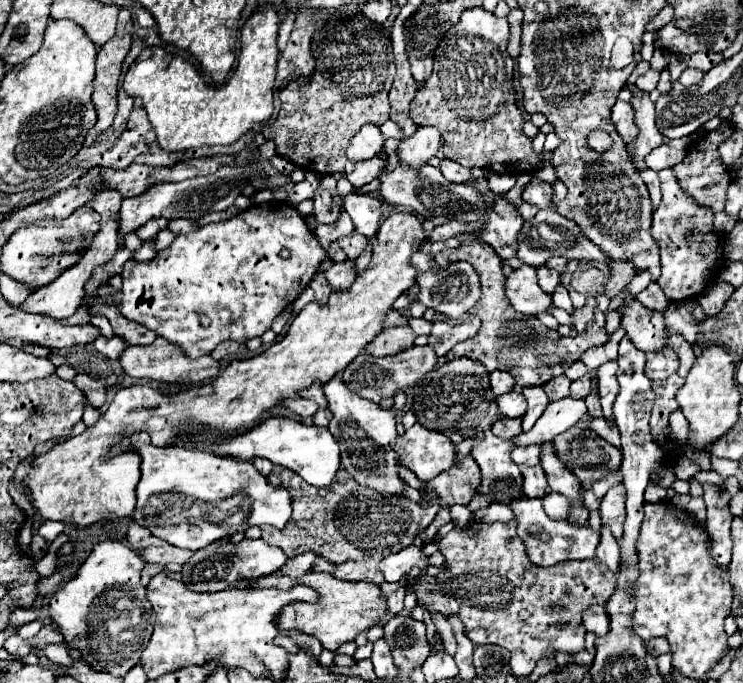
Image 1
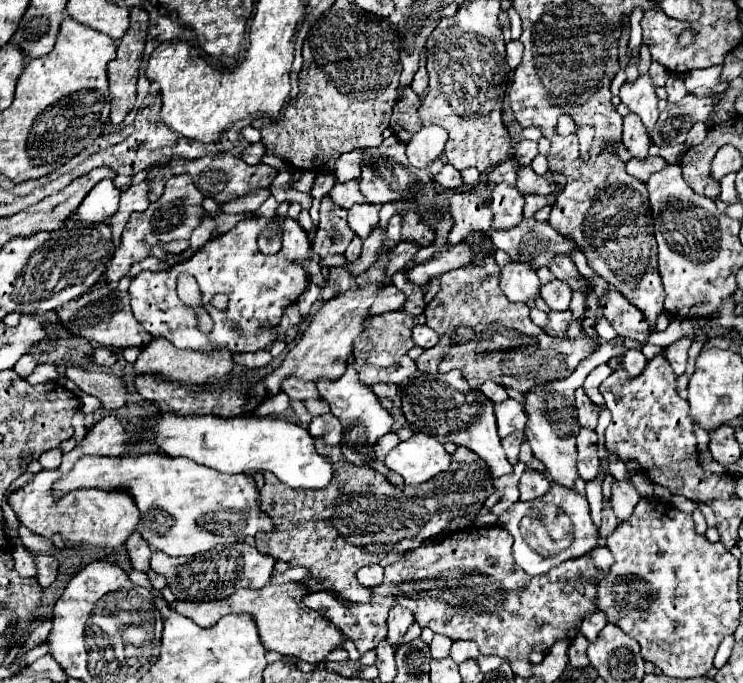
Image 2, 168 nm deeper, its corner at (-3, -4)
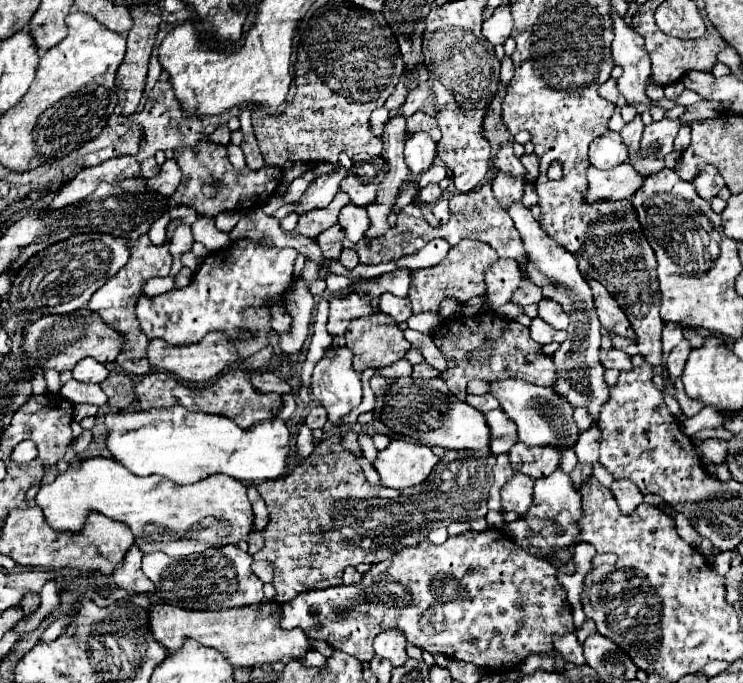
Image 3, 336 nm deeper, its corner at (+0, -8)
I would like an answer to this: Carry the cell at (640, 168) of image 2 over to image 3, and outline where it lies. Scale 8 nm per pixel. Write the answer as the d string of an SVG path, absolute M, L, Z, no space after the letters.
M623 162L611 170L599 170L589 166L587 170L589 188L585 192L587 202L605 200L605 198L631 198L635 190L643 184L643 176L635 172L635 168L629 162Z

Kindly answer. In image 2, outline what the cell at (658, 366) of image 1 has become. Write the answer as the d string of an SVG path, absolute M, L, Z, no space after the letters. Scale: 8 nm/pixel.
M684 336L684 338L680 338L680 340L678 340L678 342L674 342L674 344L670 344L670 346L664 350L666 360L670 362L670 366L672 366L672 370L674 370L674 374L676 374L676 376L684 374L690 344L692 344L692 340L690 340L688 336Z

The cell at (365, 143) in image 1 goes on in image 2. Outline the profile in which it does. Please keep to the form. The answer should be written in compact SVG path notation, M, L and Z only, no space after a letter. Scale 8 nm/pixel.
M352 150L348 154L342 154L334 166L334 180L338 184L354 180L360 176L360 166L362 166L362 150Z

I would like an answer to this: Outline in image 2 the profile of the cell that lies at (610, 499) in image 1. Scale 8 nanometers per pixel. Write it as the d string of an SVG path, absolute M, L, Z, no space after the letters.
M614 482L612 484L612 508L614 508L614 514L618 520L626 520L632 516L632 510L634 506L640 502L640 494L638 490L634 488L632 482Z

